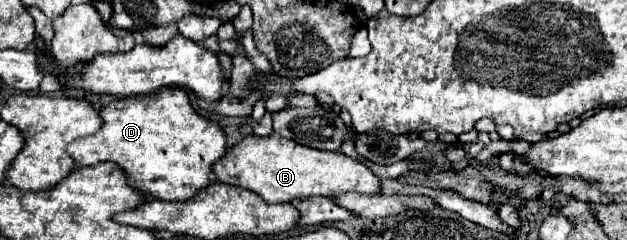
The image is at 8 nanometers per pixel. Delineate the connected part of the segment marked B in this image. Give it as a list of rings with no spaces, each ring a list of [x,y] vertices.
[[[247,136],[237,146],[229,148],[225,158],[213,166],[219,182],[243,186],[257,192],[267,202],[291,202],[309,196],[339,196],[347,192],[381,194],[381,178],[375,176],[363,162],[345,156],[343,152],[323,152],[301,146],[293,140],[271,136]]]

